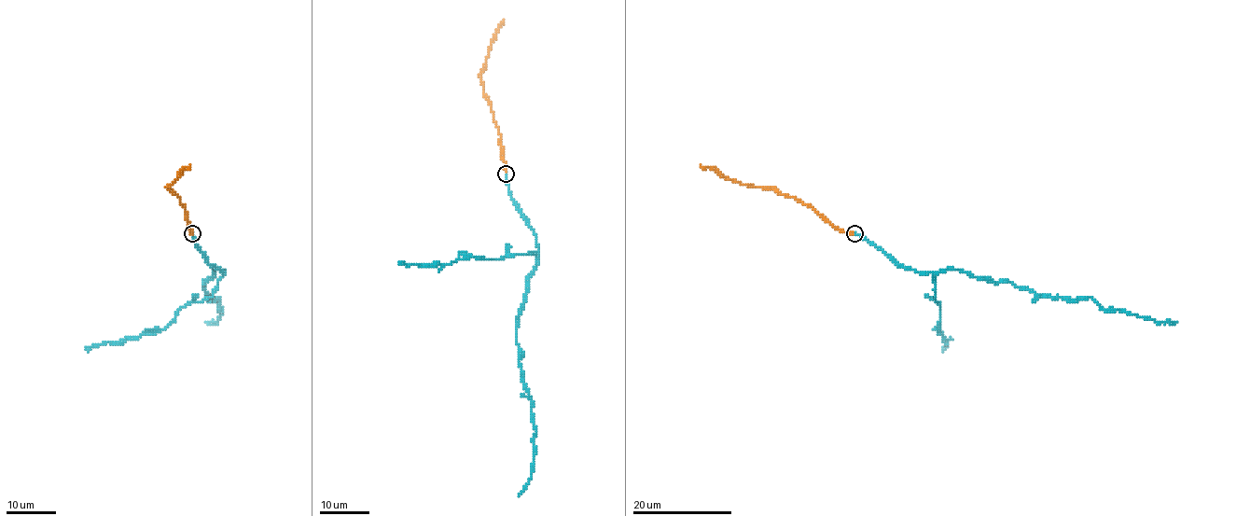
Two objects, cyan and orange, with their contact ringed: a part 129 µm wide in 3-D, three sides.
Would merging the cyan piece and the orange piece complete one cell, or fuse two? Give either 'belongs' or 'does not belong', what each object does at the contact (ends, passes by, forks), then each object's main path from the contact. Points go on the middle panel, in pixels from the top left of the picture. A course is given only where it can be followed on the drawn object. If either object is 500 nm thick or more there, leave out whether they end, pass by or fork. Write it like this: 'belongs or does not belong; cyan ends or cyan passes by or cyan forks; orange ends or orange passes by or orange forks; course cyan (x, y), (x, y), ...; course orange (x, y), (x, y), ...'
does not belong; cyan ends; orange ends; course cyan (506, 174), (507, 191), (534, 232), (537, 258), (517, 319), (519, 367), (535, 429), (530, 478), (518, 496); course orange (506, 173), (499, 130), (492, 104), (484, 93), (480, 75), (491, 41), (503, 19)

